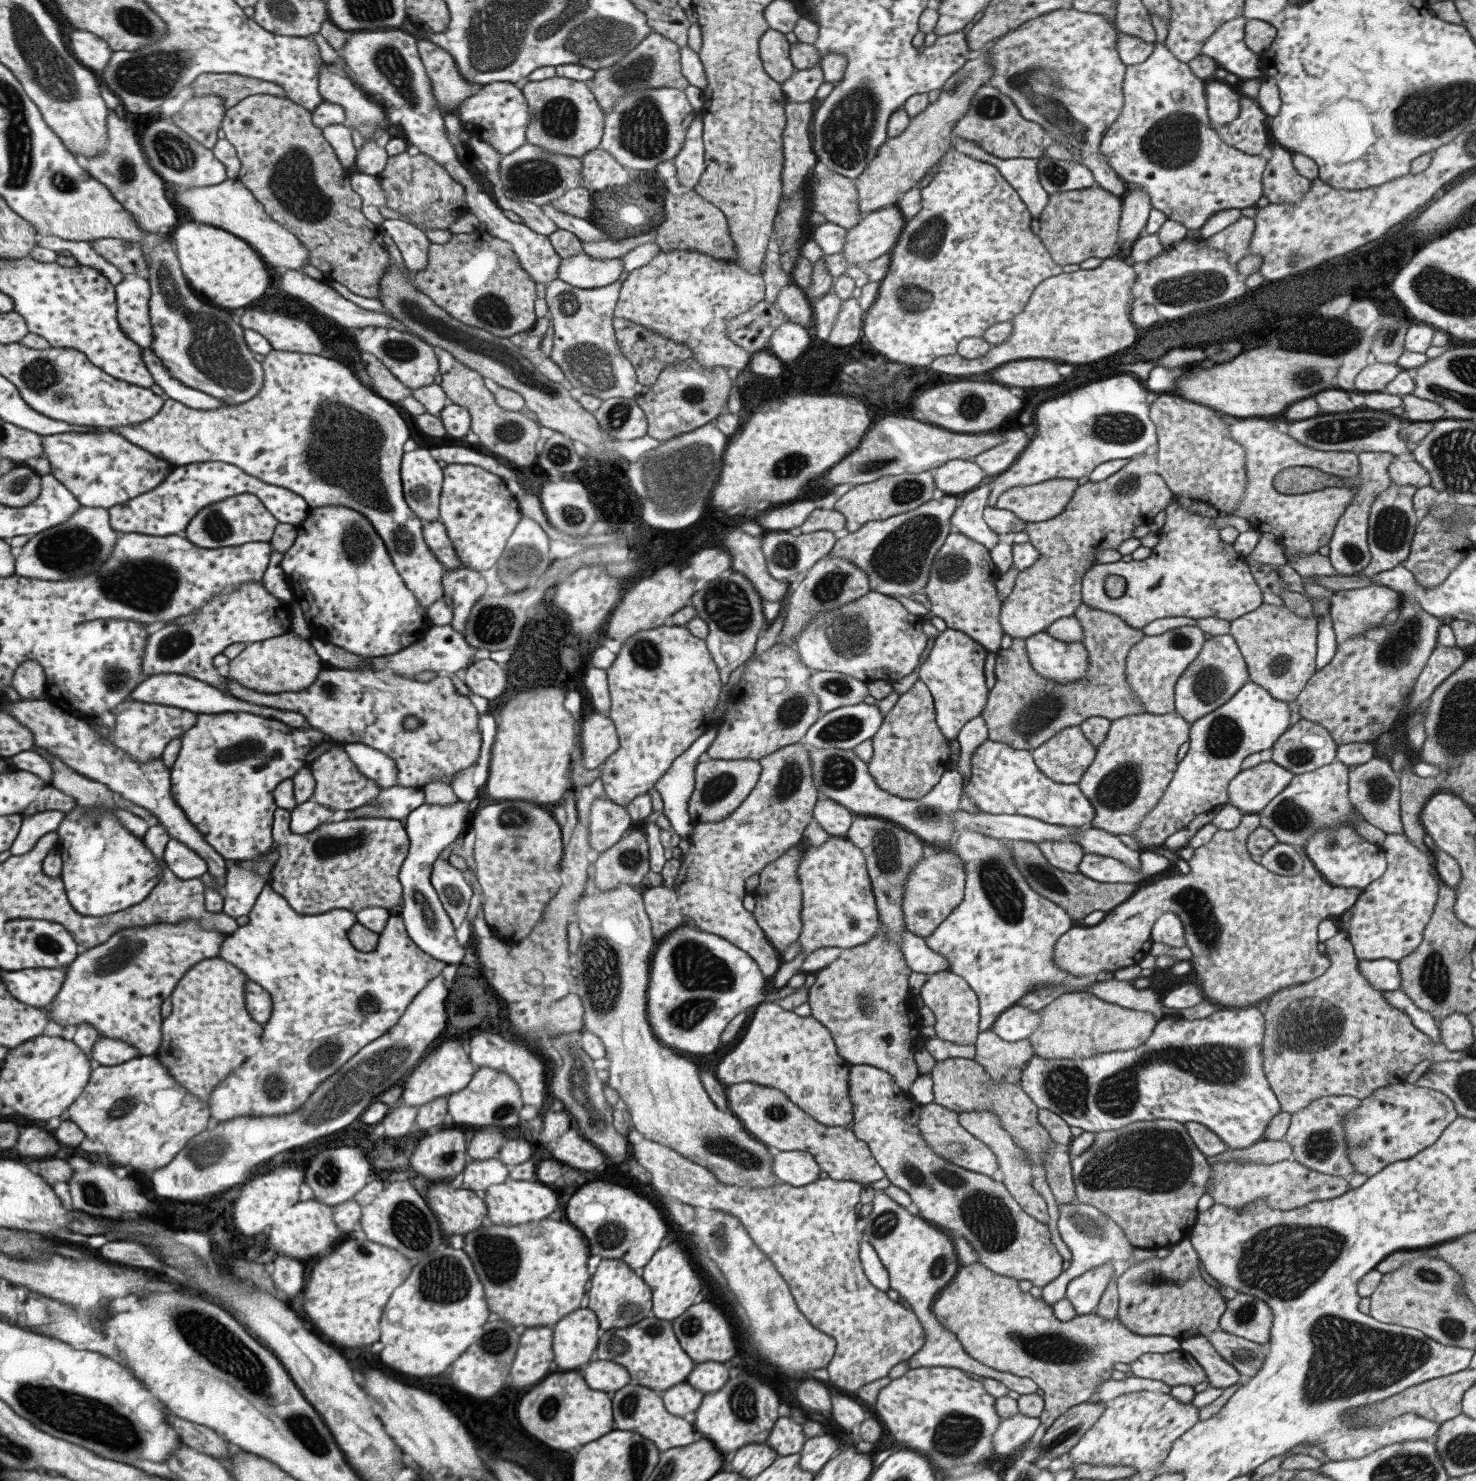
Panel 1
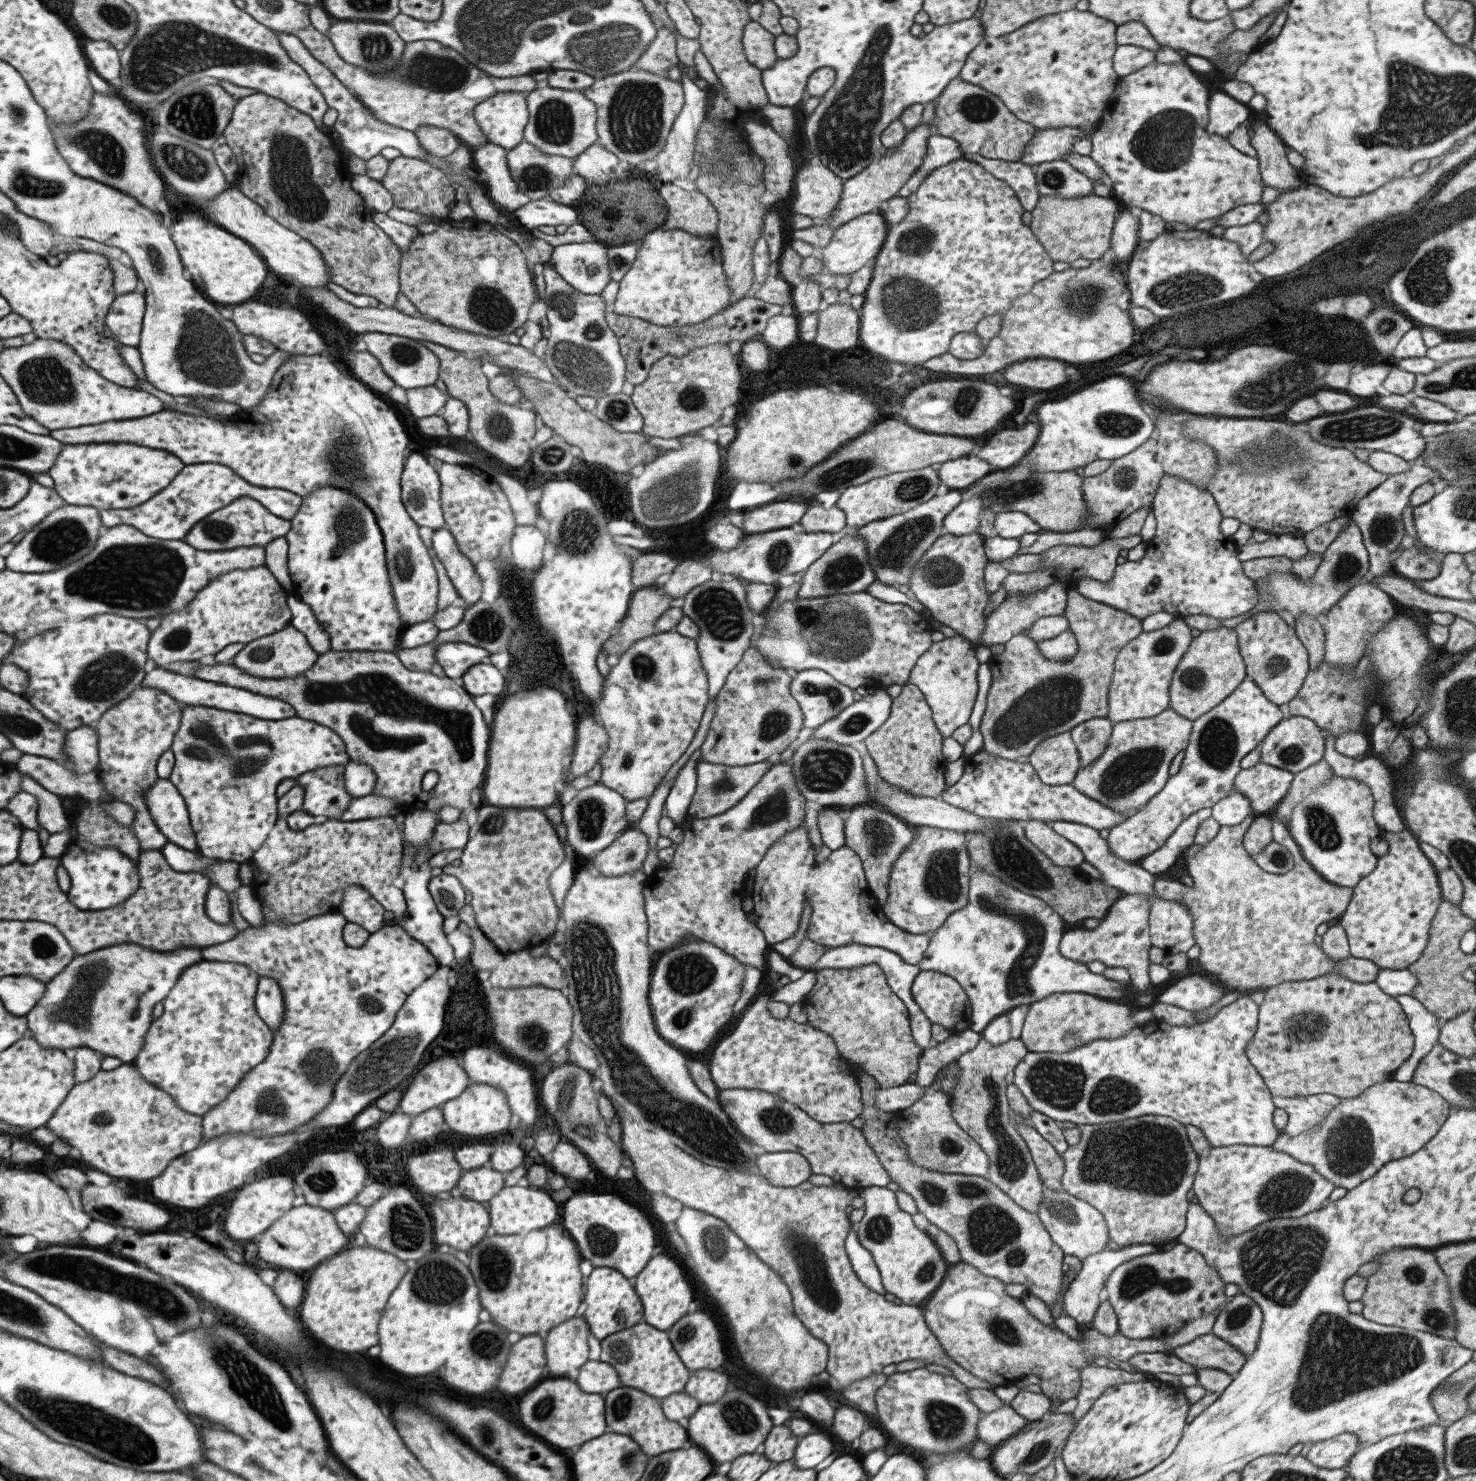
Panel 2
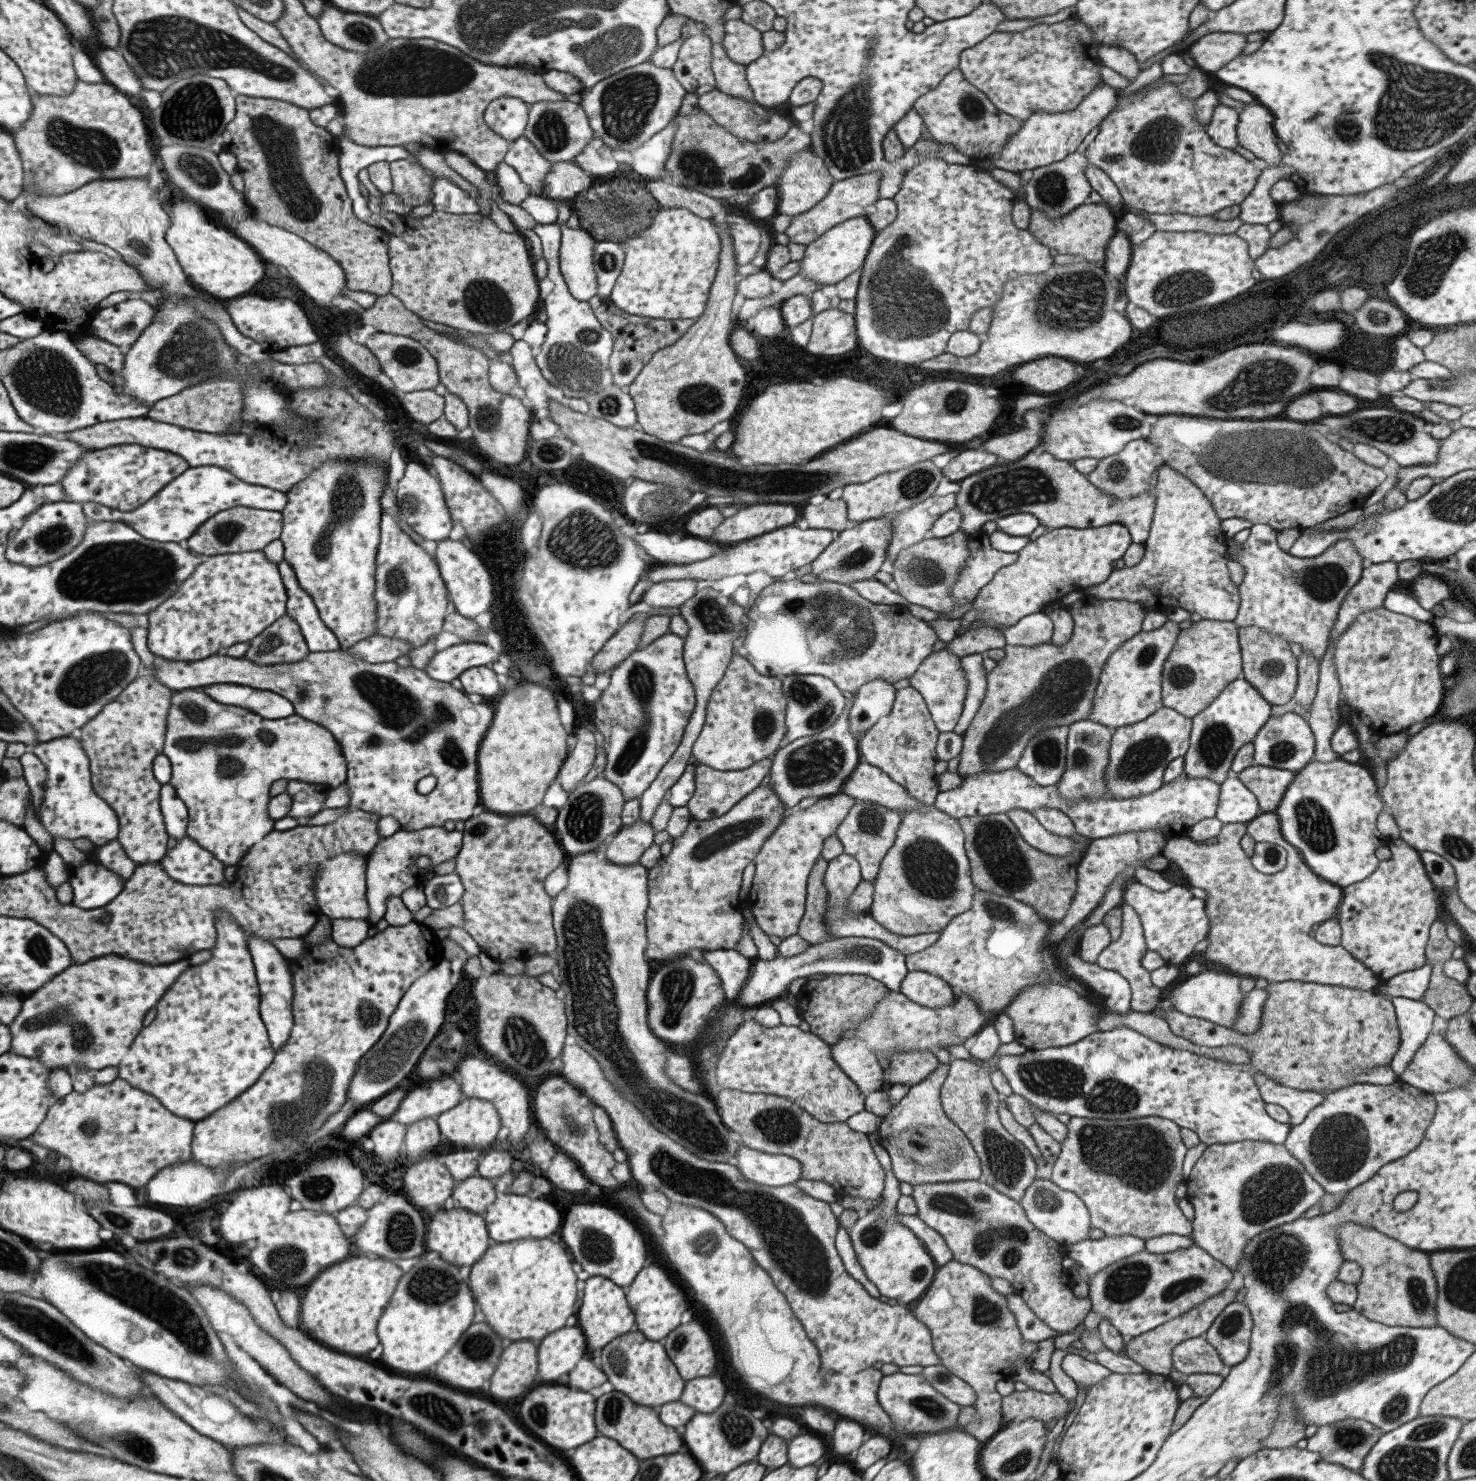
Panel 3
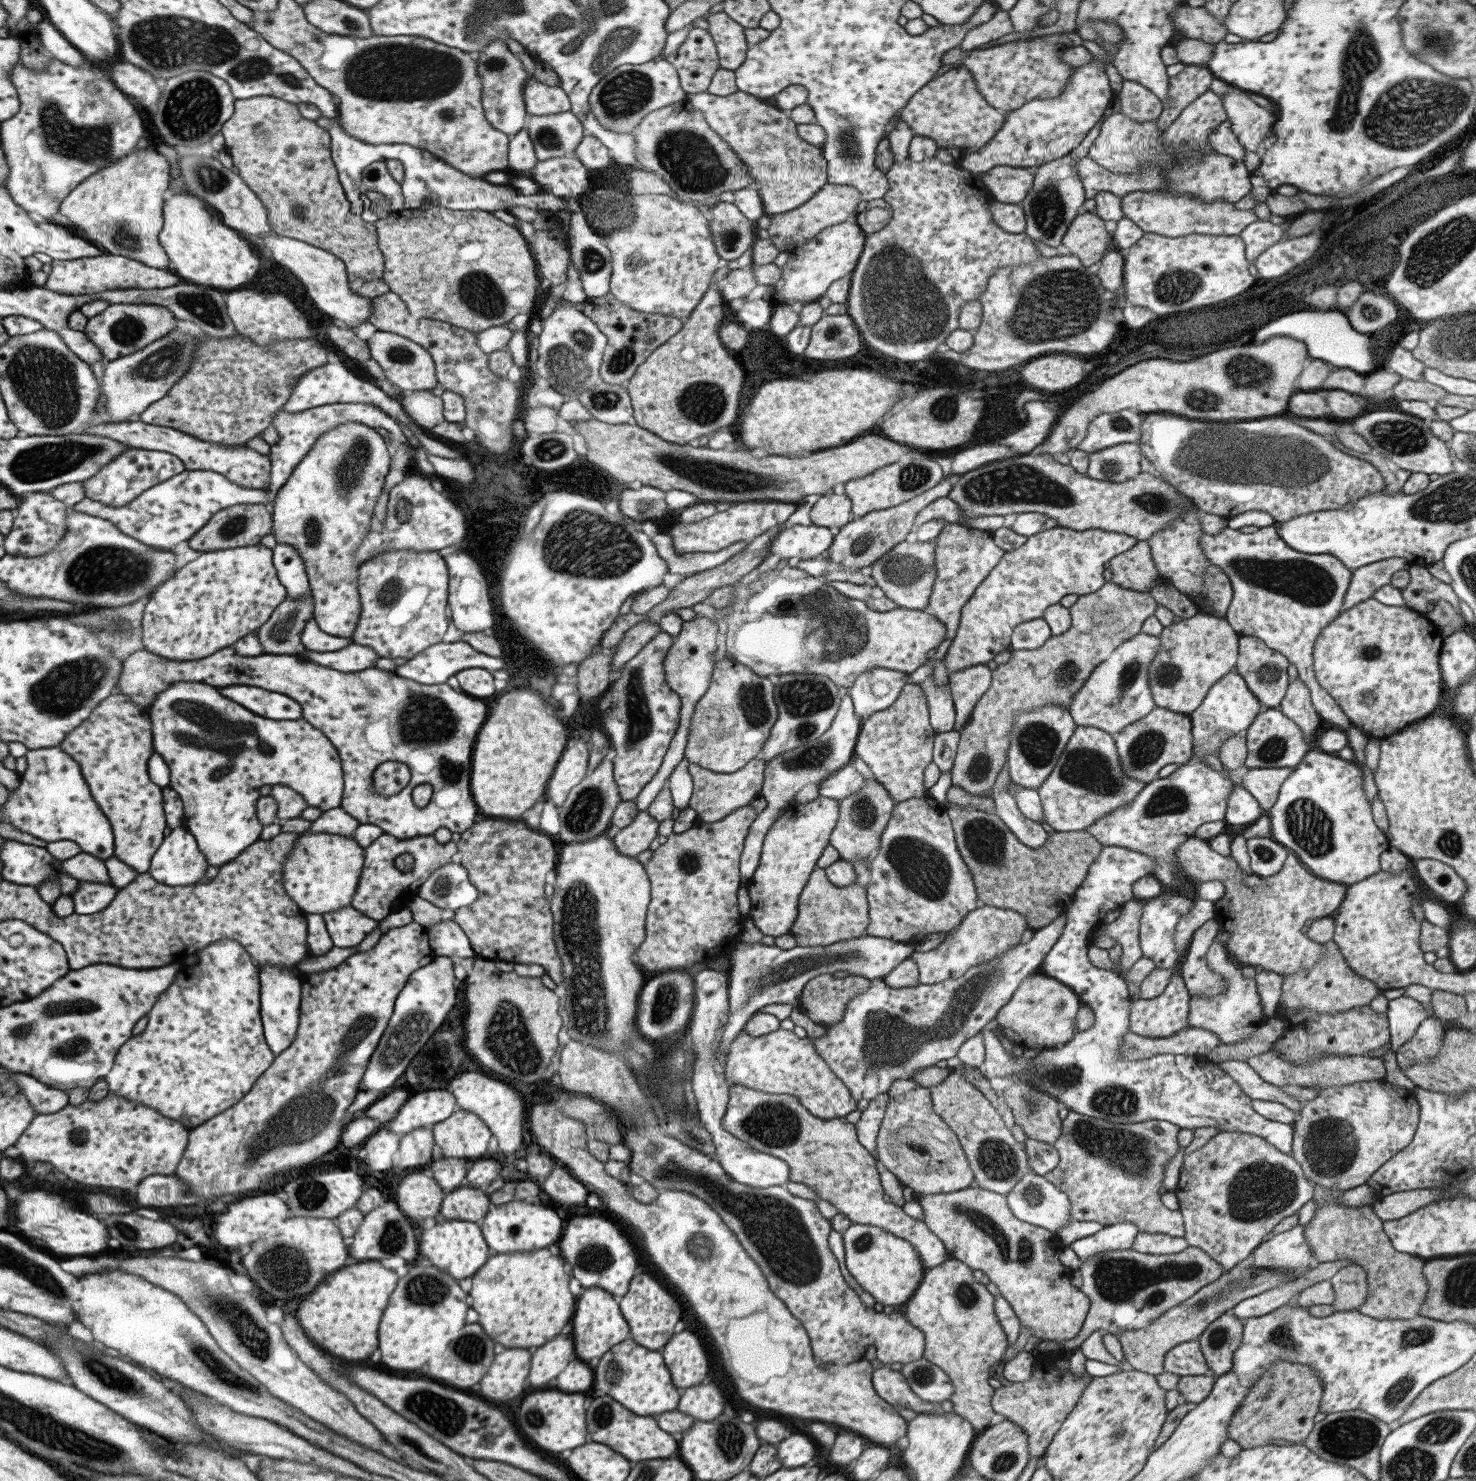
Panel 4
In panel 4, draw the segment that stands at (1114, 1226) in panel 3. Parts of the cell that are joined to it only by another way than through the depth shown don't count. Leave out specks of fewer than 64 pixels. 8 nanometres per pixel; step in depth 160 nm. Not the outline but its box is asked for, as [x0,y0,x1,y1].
[1044,1110,1183,1238]

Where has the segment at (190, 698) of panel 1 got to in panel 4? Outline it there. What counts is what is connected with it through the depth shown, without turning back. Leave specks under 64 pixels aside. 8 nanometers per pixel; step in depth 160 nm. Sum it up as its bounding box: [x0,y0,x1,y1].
[220,685,304,720]

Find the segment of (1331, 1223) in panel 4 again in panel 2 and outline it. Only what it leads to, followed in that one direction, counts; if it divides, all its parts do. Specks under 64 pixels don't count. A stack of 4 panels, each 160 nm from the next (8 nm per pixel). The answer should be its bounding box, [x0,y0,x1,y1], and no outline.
[1360,1247,1456,1338]

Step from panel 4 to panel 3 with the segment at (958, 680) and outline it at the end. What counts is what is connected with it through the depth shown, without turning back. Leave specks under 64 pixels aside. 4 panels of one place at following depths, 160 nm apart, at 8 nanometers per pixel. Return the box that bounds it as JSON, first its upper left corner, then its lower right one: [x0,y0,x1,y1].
[956,653,986,728]

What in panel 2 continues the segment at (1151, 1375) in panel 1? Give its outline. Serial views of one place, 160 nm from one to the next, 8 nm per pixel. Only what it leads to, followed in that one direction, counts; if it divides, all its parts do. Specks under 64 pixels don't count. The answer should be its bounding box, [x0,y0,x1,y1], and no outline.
[1126,1352,1196,1376]

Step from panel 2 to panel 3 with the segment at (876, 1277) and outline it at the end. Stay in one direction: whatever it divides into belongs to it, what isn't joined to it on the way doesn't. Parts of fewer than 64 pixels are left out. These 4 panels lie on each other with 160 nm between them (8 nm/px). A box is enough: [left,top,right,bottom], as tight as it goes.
[834,1227,880,1298]

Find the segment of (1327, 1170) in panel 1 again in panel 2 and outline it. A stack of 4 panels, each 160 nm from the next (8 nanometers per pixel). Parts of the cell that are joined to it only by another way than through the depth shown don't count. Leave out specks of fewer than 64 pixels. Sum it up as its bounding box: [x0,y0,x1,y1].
[1271,1093,1339,1136]

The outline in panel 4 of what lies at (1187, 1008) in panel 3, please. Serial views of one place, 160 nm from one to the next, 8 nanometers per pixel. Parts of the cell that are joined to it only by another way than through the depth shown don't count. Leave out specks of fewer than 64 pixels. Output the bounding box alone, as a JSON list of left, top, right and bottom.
[1187,939,1266,1044]

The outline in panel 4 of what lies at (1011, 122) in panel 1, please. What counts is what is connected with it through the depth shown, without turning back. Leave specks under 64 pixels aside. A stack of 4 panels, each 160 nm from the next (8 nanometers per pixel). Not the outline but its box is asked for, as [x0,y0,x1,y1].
[899,67,1004,160]

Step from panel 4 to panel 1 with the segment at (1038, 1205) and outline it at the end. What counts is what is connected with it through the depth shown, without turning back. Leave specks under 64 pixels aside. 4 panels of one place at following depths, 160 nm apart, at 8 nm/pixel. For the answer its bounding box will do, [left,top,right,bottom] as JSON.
[1040,1201,1132,1306]

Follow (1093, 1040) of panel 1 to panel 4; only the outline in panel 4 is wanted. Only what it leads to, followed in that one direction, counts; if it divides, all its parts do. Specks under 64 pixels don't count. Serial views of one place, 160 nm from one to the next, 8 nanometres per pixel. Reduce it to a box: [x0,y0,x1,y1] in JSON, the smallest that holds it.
[995,975,1079,1048]

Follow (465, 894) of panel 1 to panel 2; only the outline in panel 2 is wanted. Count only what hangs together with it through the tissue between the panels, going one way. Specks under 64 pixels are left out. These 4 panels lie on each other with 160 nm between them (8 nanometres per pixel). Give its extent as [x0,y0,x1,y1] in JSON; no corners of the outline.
[429,873,465,932]

